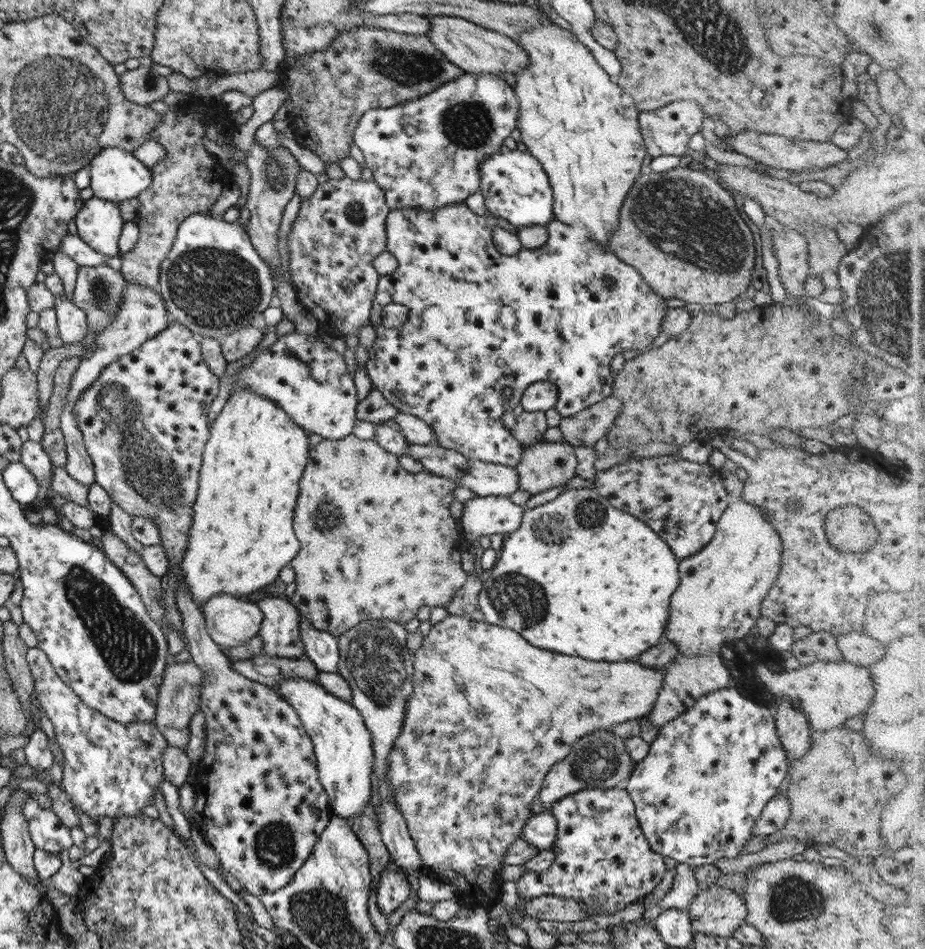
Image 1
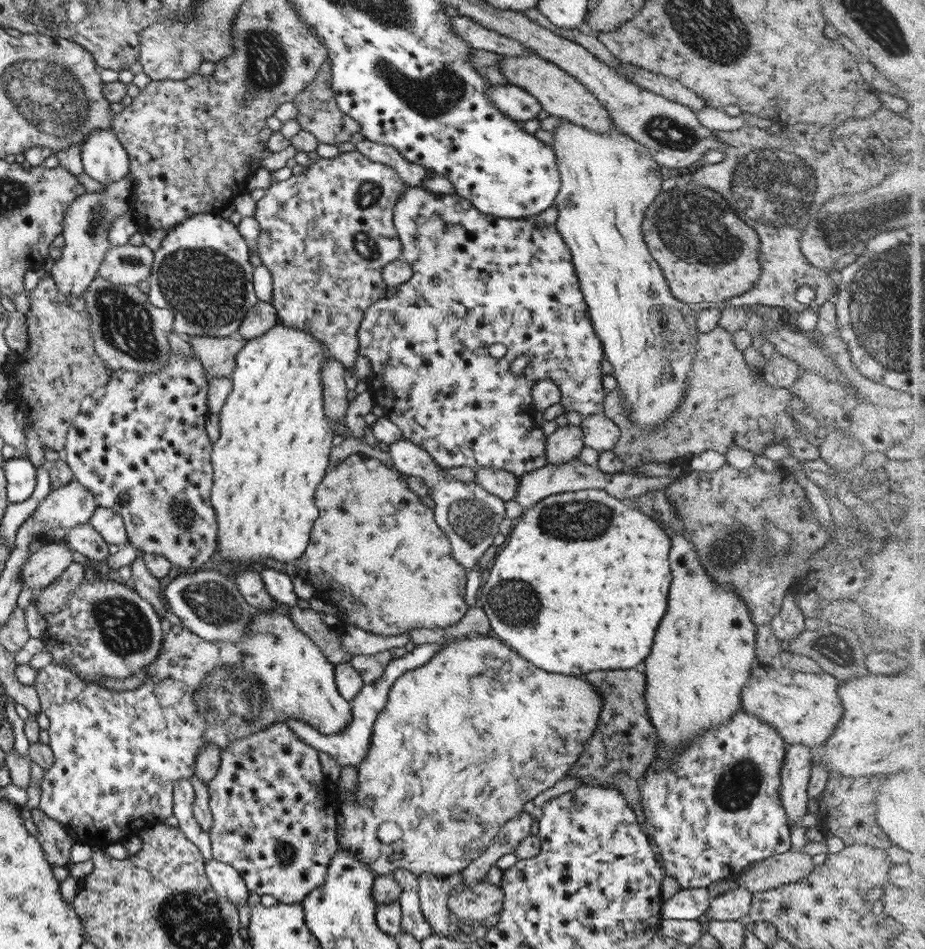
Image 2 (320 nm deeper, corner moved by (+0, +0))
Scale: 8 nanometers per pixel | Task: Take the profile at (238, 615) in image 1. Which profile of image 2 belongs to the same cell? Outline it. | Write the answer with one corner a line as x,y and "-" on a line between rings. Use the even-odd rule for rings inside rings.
199,568
177,575
163,588
162,598
167,610
179,618
183,627
207,642
240,641
246,633
246,624
253,618
253,607
243,600
233,579
213,569

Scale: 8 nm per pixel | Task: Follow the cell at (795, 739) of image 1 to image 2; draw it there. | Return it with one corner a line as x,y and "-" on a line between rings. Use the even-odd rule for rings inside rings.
793,744
787,748
780,768
779,798
788,827
799,825
801,817
808,812
805,794
812,758
809,747

